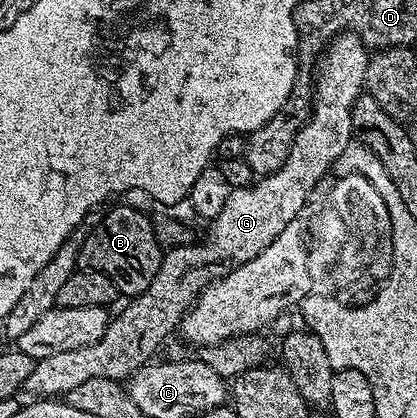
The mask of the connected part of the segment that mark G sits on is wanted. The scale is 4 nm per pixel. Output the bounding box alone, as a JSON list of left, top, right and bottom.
[23,32,369,400]

